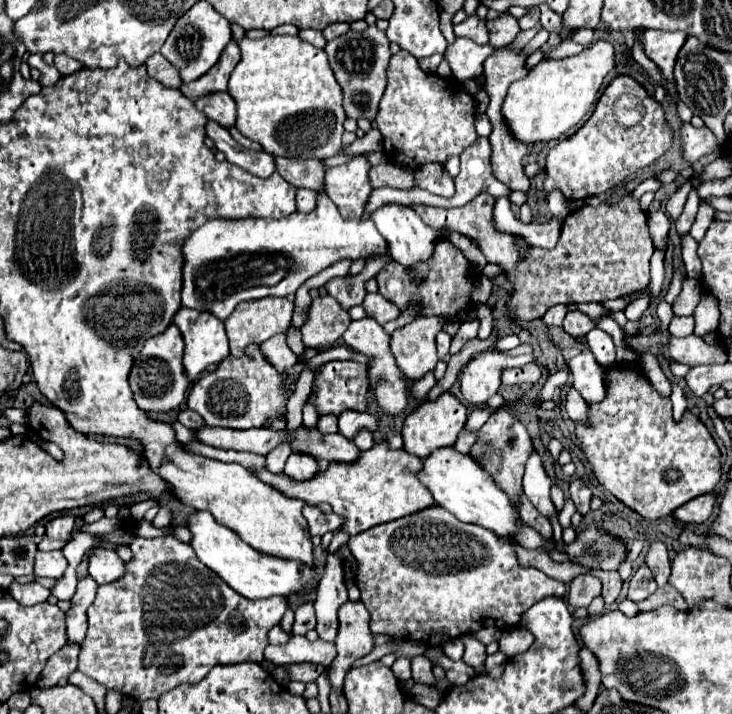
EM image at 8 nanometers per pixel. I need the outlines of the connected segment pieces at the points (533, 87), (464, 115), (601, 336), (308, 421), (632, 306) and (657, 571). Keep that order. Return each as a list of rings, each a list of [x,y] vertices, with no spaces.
[[[607,41],[591,43],[585,51],[575,57],[547,59],[529,71],[521,81],[515,81],[509,87],[509,93],[503,103],[503,117],[507,119],[513,135],[523,143],[551,141],[559,139],[573,125],[577,125],[583,115],[595,105],[599,87],[609,71],[615,69],[615,51]]]
[[[405,51],[391,55],[389,67],[387,67],[387,89],[381,97],[375,123],[383,135],[385,157],[393,163],[399,163],[399,165],[403,163],[409,169],[421,167],[425,163],[445,165],[449,157],[461,155],[469,145],[473,145],[477,141],[473,97],[463,89],[463,85],[459,81],[453,81],[451,77],[443,79],[443,77],[433,75],[433,73],[421,71],[421,67],[417,65],[417,59]]]
[[[595,327],[595,329],[591,329],[591,331],[587,333],[587,341],[589,341],[591,351],[595,353],[599,365],[603,365],[605,369],[611,367],[611,365],[617,361],[617,359],[615,359],[617,349],[615,349],[615,343],[613,343],[613,339],[611,339],[609,333],[601,333],[601,331],[597,331],[597,327]]]
[[[311,393],[307,399],[307,405],[303,407],[303,425],[313,427],[317,423],[317,419],[319,419],[319,413],[315,409],[315,393]]]
[[[641,297],[641,299],[637,299],[637,301],[633,301],[633,303],[629,303],[629,305],[625,307],[625,317],[627,317],[629,321],[637,321],[647,307],[649,307],[649,299],[647,299],[647,297]]]
[[[653,541],[649,551],[647,551],[647,557],[645,557],[645,563],[651,567],[653,571],[653,577],[657,581],[659,587],[663,587],[667,583],[667,577],[669,577],[669,549],[663,541]]]

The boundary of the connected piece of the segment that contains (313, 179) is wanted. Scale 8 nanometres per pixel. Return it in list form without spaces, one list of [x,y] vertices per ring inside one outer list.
[[[277,157],[277,173],[285,177],[289,183],[297,181],[297,187],[311,187],[317,191],[323,189],[323,165],[317,159],[283,159]]]

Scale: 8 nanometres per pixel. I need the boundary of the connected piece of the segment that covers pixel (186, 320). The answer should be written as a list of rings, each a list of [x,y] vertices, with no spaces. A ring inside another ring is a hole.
[[[181,307],[177,311],[177,317],[173,317],[173,323],[181,329],[181,335],[183,335],[183,341],[185,341],[183,369],[185,369],[185,377],[191,383],[195,383],[201,377],[201,373],[205,373],[215,361],[223,361],[229,355],[229,343],[227,343],[223,321],[219,321],[211,313]]]

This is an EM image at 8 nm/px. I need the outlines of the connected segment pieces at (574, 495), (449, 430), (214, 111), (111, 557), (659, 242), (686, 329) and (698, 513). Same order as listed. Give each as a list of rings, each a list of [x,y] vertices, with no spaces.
[[[577,479],[577,481],[571,483],[571,487],[569,487],[569,497],[571,497],[571,501],[575,503],[575,509],[577,509],[581,515],[587,515],[587,513],[589,513],[591,491],[589,491],[589,487],[587,487],[581,479]]]
[[[441,393],[435,401],[425,401],[421,403],[413,413],[409,413],[403,421],[403,449],[417,455],[417,457],[425,457],[429,455],[433,449],[439,447],[449,447],[455,445],[457,435],[463,431],[467,421],[467,409],[465,405],[453,395],[453,393]]]
[[[207,93],[197,97],[193,103],[207,115],[207,119],[217,121],[223,127],[235,123],[235,101],[229,93]]]
[[[91,549],[89,555],[89,573],[93,573],[93,577],[97,579],[99,585],[105,583],[113,583],[117,577],[121,577],[123,573],[123,561],[119,559],[119,555],[113,549]]]
[[[655,211],[649,213],[649,233],[653,239],[653,245],[657,249],[665,249],[667,247],[667,233],[669,233],[669,217],[663,211]]]
[[[674,316],[673,321],[669,323],[669,333],[673,337],[685,337],[694,332],[694,318],[693,316]]]
[[[705,493],[705,495],[695,497],[693,501],[681,505],[681,509],[675,509],[673,515],[683,523],[703,523],[711,517],[713,505],[715,505],[715,495]]]

